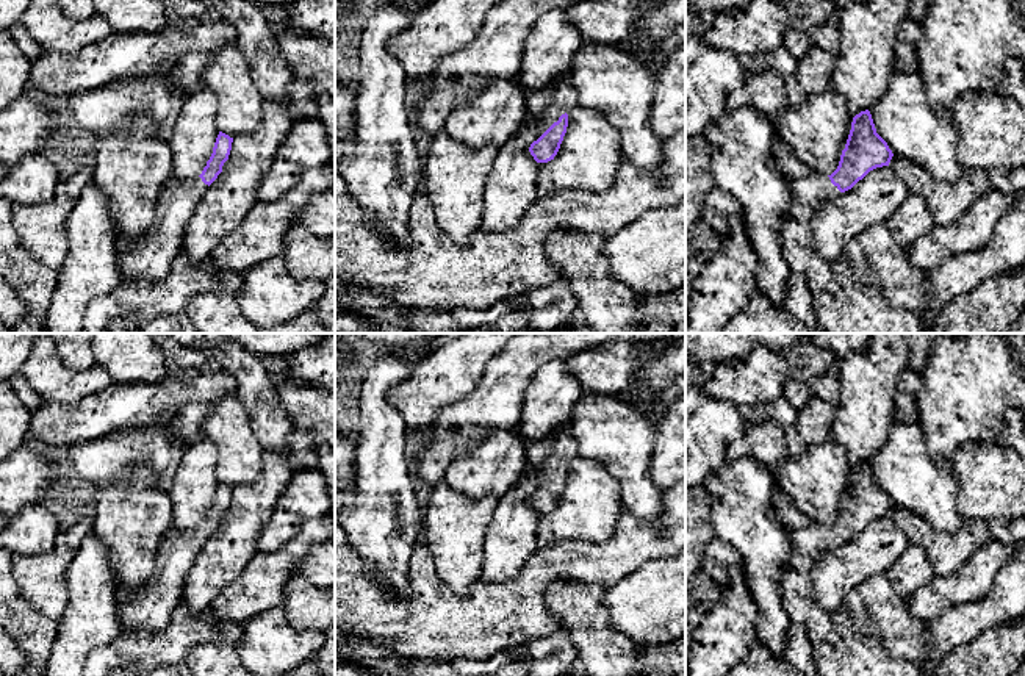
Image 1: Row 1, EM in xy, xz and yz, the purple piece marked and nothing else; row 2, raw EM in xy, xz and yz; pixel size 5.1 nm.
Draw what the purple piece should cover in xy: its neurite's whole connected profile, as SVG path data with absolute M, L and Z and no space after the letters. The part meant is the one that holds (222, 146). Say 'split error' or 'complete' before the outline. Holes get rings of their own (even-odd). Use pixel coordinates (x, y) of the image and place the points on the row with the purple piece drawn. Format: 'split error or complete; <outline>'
split error; M219 131L213 153L202 174L194 178L171 177L161 188L153 222L133 249L117 254L122 280L161 282L178 255L183 232L208 186L222 172L233 138Z

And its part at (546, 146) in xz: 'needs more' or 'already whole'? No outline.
needs more

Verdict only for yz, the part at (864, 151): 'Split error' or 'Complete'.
Split error

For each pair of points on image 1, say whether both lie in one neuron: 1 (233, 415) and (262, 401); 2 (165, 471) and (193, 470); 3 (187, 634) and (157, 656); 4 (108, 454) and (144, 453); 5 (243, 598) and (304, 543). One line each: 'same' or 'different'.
1: different
2: different
3: same
4: same
5: same

